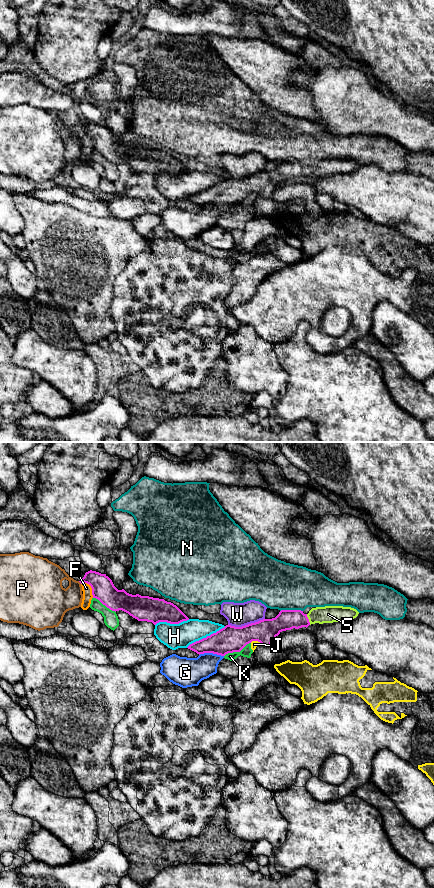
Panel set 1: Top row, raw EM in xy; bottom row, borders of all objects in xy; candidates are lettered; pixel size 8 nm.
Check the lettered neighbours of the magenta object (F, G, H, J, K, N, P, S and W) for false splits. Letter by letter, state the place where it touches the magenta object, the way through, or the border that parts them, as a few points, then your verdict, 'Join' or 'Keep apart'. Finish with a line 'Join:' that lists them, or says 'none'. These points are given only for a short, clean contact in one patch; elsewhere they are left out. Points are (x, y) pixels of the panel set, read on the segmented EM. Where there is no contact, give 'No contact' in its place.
F: Touches magenta at xy (91, 587). Boundary: xy (83, 581), (90, 586), (93, 597). Keep apart
G: Touches magenta at xy (211, 652). Boundary: xy (199, 654), (216, 653), (223, 656). Keep apart
H: Touches magenta at xy (206, 637). Keep apart
J: Touches magenta at xy (255, 640). Keep apart
K: Touches magenta at xy (237, 651). Keep apart
N: Touches magenta at xy (291, 610). Keep apart
P: Touches magenta at xy (80, 582). Boundary: xy (78, 581), (81, 583). Keep apart
S: Touches magenta at xy (308, 619). Path across: xy (286, 619), (308, 619), (315, 615), (328, 614). Join
W: Touches magenta at xy (246, 625). Keep apart
Join: S

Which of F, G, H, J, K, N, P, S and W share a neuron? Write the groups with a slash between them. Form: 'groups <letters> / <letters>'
groups F / G / H / J K / N / P / S / W

